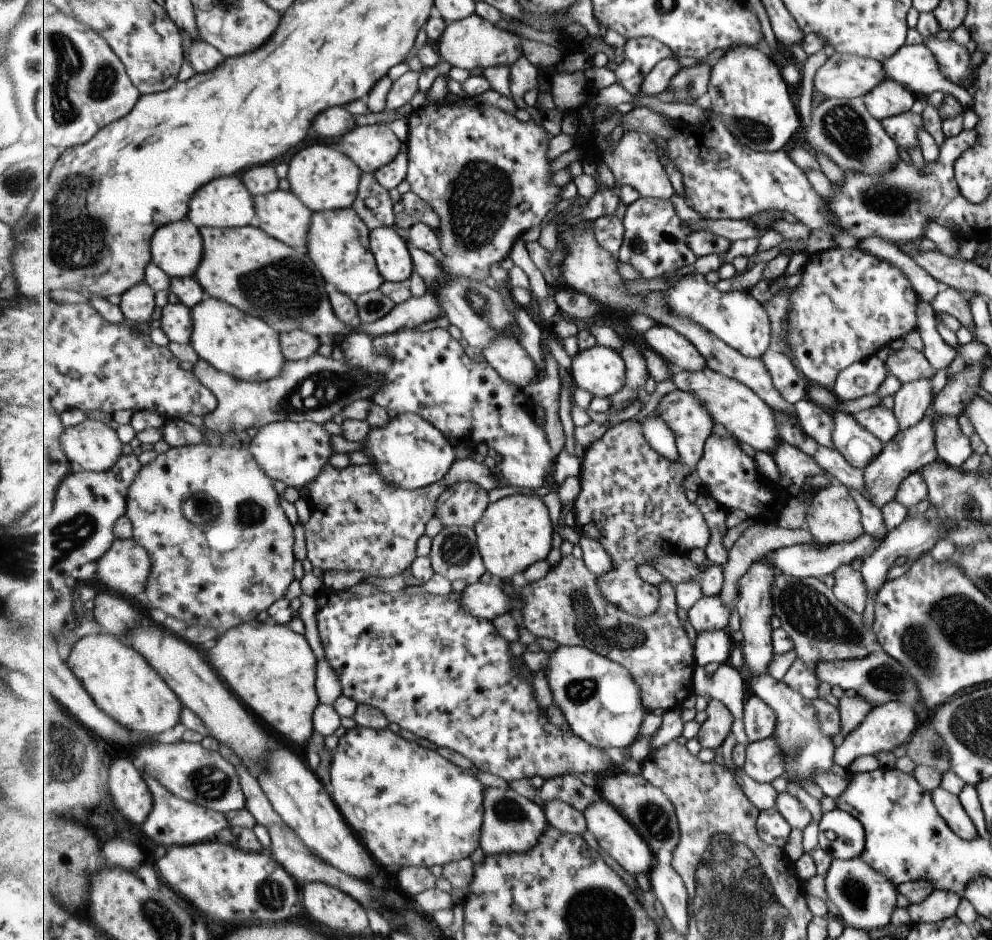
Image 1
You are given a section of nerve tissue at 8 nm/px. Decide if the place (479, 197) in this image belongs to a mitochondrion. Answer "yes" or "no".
yes

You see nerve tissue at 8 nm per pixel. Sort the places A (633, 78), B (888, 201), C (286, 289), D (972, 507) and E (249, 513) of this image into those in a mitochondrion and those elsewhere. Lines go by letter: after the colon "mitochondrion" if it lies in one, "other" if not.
A: other
B: mitochondrion
C: mitochondrion
D: mitochondrion
E: mitochondrion

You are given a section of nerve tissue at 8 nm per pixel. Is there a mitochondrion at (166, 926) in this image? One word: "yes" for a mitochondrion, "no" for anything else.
yes

